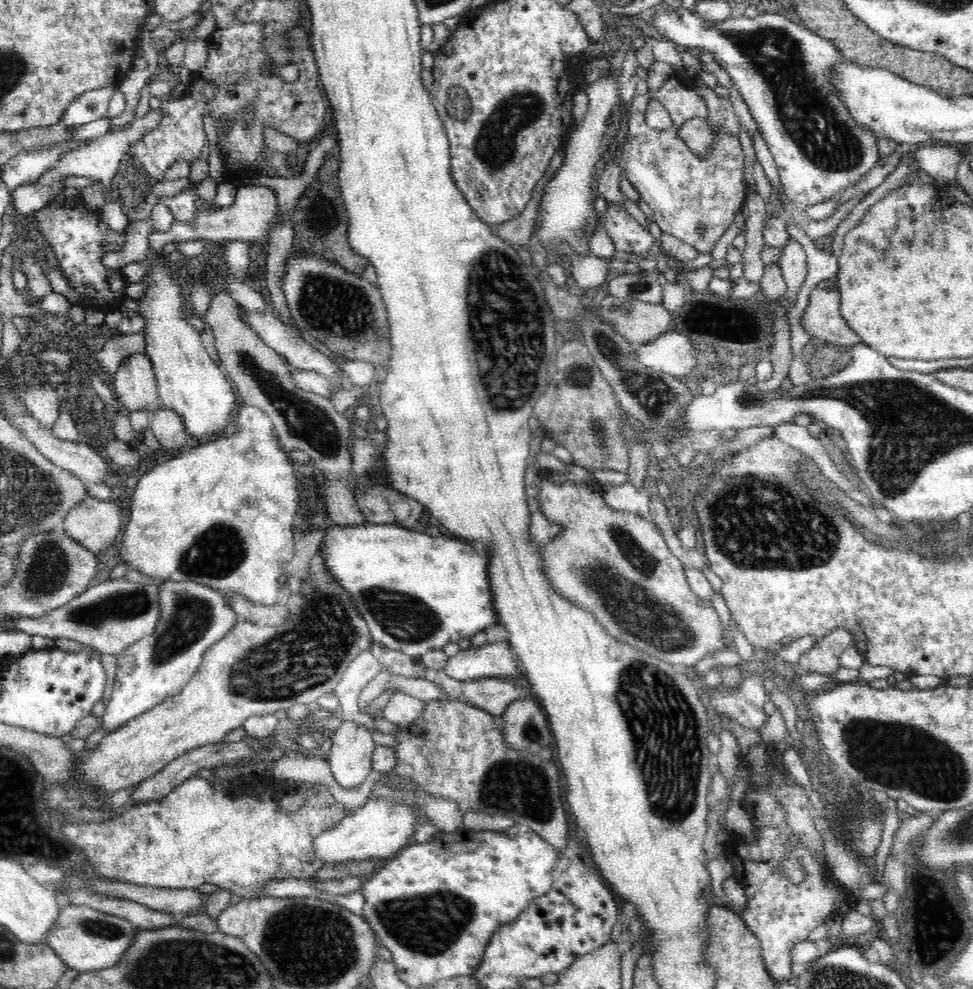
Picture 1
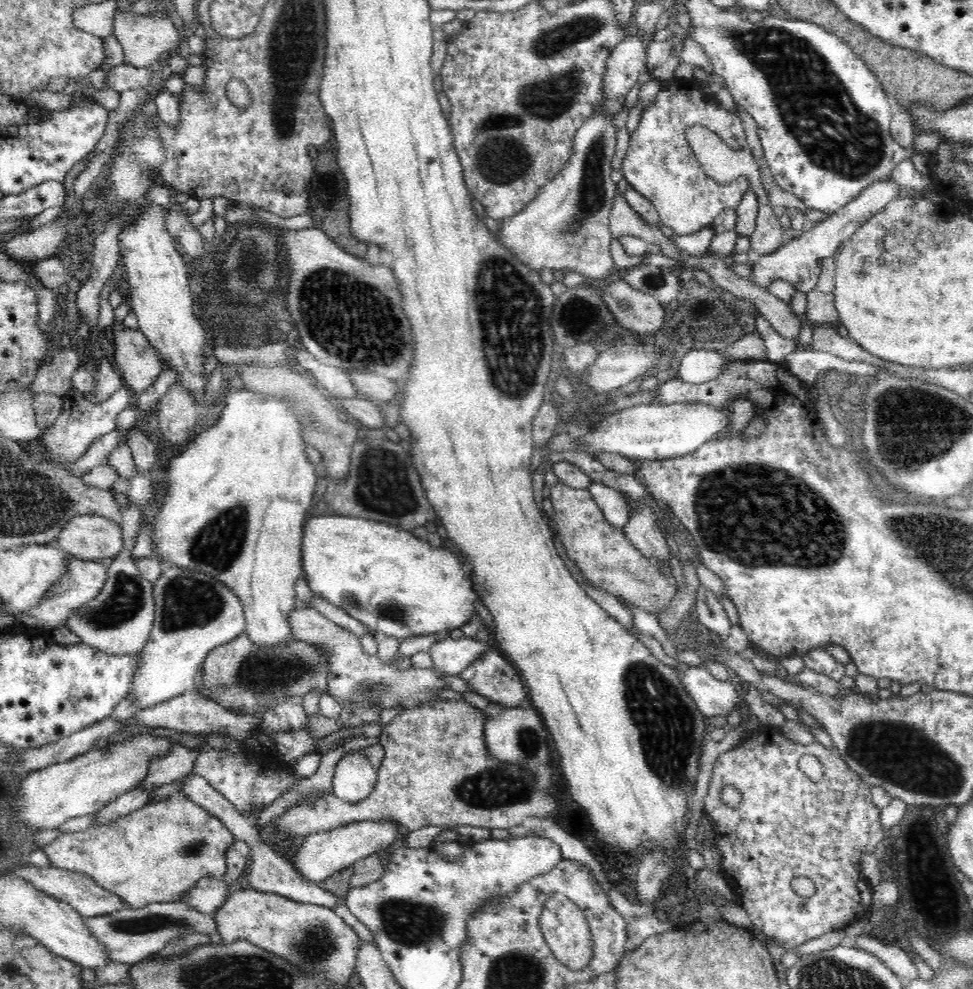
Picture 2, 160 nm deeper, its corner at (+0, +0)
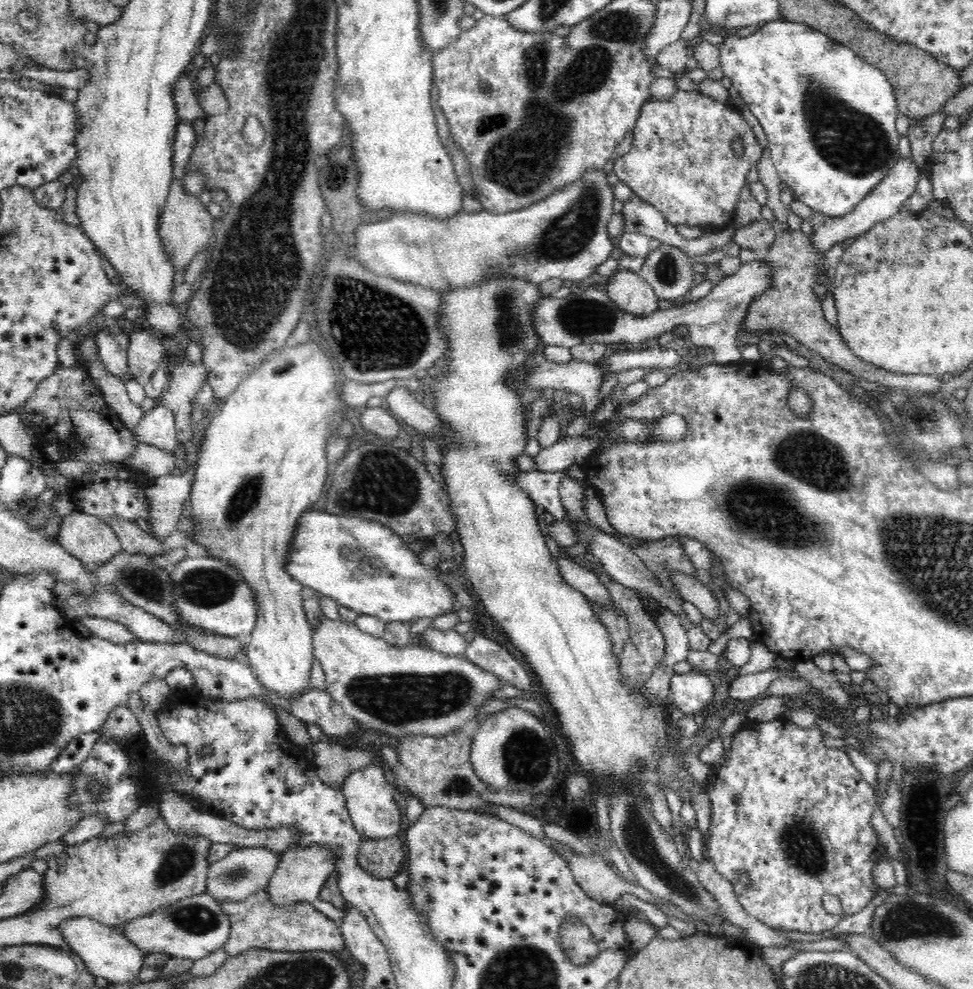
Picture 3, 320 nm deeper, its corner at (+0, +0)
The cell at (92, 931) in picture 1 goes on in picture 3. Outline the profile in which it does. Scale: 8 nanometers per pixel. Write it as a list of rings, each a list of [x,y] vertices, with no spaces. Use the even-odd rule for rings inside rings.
[[[205,893],[158,908],[148,916],[124,924],[119,932],[146,954],[160,952],[197,961],[206,958],[214,950],[223,948],[230,936],[230,928],[230,917],[222,911],[222,905],[210,893]]]

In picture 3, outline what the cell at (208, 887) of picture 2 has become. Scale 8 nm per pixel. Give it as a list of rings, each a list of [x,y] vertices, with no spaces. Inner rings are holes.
[[[256,846],[256,848],[238,847],[237,850],[232,850],[226,858],[211,865],[207,872],[206,893],[210,893],[210,896],[220,904],[225,900],[230,903],[240,903],[248,896],[256,894],[260,888],[267,888],[280,862],[281,855],[268,848],[262,846]]]

